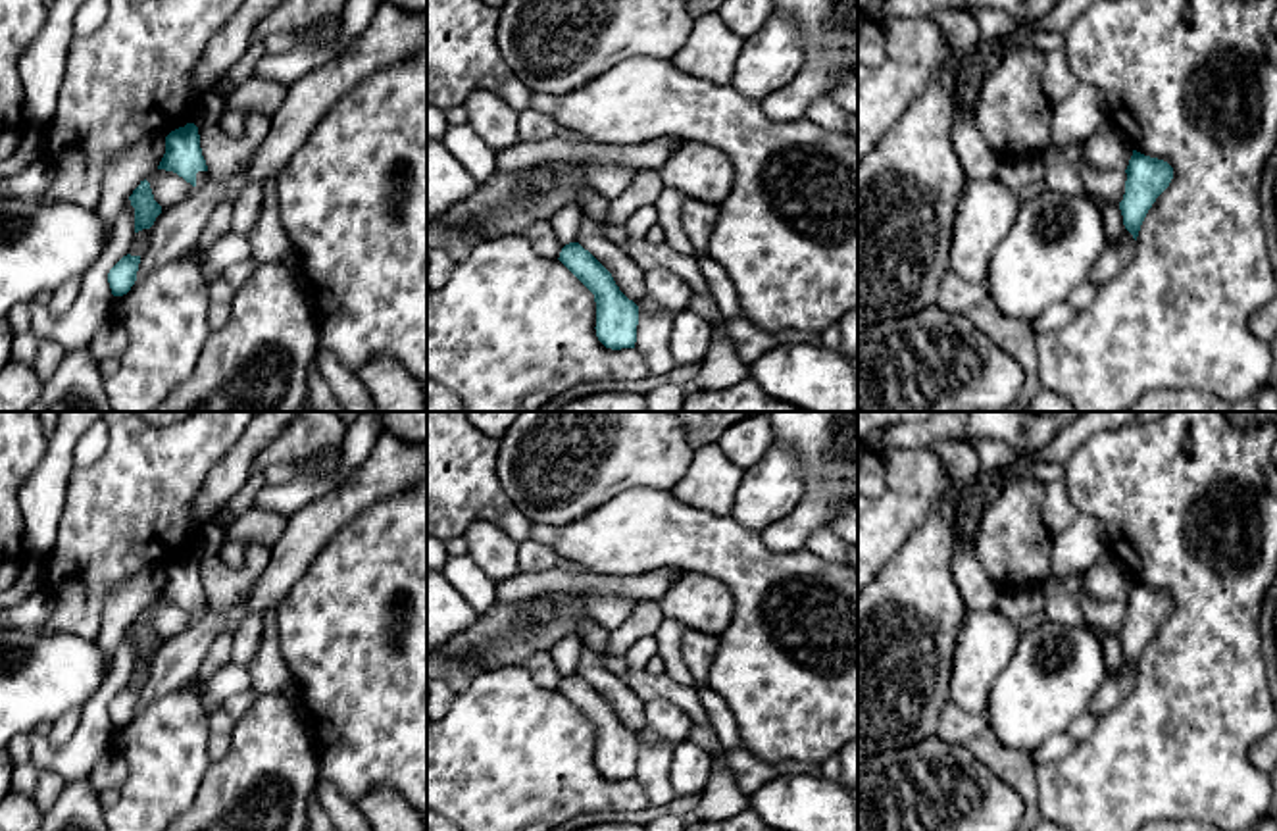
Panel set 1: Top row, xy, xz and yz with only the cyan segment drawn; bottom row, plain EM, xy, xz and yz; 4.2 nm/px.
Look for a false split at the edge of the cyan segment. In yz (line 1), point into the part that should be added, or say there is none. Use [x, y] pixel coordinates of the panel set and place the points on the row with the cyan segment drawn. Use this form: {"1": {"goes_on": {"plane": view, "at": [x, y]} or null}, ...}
{"1": {"goes_on": null}}

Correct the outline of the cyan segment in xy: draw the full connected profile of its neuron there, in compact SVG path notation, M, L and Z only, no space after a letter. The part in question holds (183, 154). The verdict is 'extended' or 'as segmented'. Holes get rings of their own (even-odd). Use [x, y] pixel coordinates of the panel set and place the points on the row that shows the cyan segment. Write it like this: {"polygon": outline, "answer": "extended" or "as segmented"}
{"polygon": "M187 123L165 137L165 154L158 169L177 173L192 187L200 187L210 179L194 123Z", "answer": "extended"}

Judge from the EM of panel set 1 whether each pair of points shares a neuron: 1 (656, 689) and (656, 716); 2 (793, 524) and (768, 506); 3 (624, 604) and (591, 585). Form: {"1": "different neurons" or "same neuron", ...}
{"1": "different neurons", "2": "different neurons", "3": "different neurons"}

